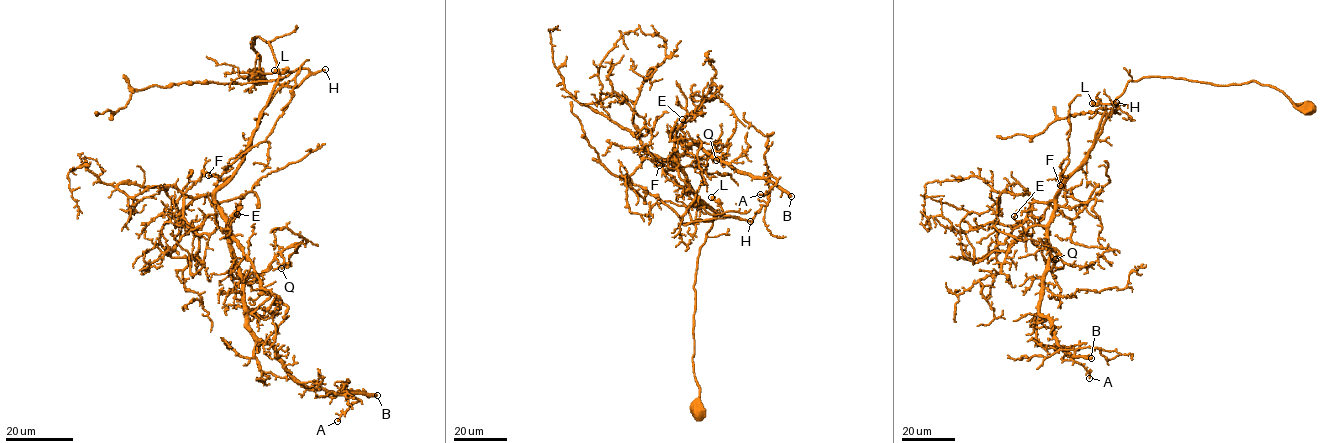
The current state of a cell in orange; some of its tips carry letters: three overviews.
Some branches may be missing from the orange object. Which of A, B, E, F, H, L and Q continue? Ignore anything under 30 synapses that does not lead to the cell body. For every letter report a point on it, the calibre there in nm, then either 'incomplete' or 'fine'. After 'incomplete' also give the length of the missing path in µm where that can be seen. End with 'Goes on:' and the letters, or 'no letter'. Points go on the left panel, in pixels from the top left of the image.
A: at (337, 421); 200 nm thick; incomplete; about 25 µm are missing
B: at (377, 395); 480 nm thick; incomplete; about 90 µm are missing
E: at (237, 214); 280 nm thick; fine
F: at (208, 175); 140 nm thick; fine
H: at (325, 69); 240 nm thick; incomplete; about 300 µm are missing
L: at (274, 70); 600 nm thick; fine
Q: at (281, 268); 180 nm thick; fine
Goes on: A, B, H

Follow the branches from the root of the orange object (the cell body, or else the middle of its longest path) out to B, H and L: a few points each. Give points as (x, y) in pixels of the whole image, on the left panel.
B: (257, 78), (256, 37), (270, 44), (278, 83), (243, 162), (215, 193), (248, 328), (304, 385), (377, 395)
H: (257, 78), (259, 57), (250, 43), (252, 48), (256, 37), (270, 44), (282, 85), (298, 86), (325, 69)
L: (257, 78), (259, 57), (250, 43), (256, 37), (270, 44), (280, 85), (297, 86), (309, 73), (274, 70)

